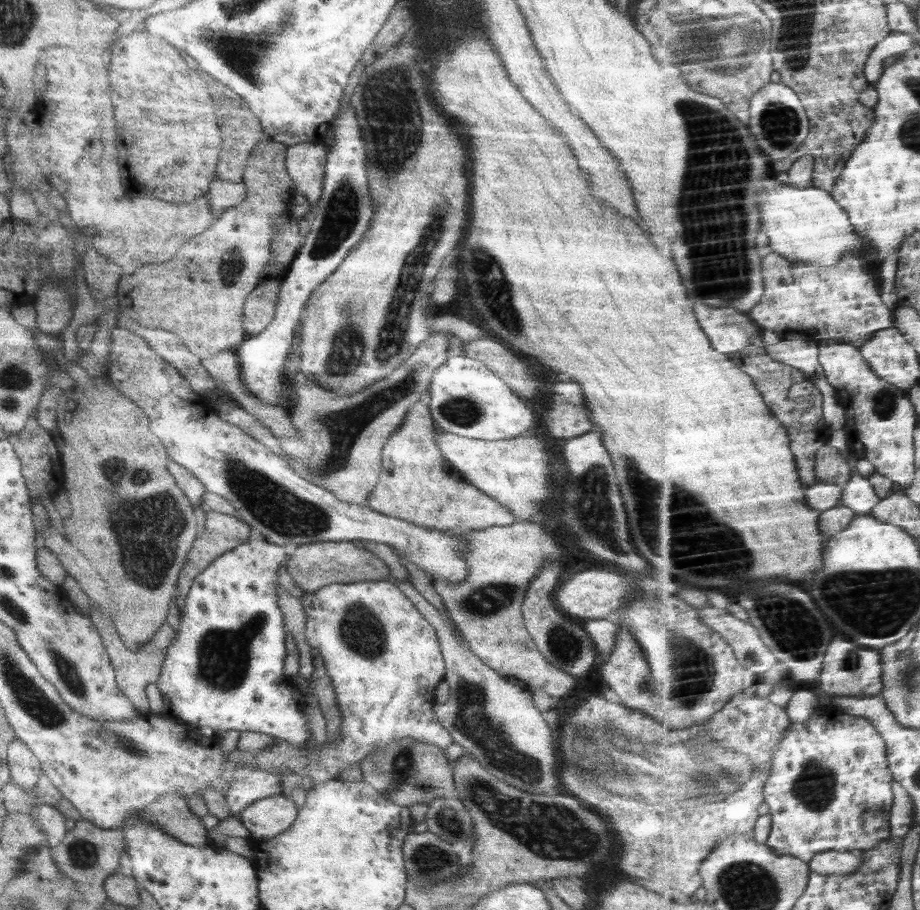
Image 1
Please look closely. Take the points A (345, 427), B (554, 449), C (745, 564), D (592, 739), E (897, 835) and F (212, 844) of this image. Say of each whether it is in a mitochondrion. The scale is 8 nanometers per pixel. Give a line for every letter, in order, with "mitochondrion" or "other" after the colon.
A: mitochondrion
B: other
C: mitochondrion
D: mitochondrion
E: other
F: other

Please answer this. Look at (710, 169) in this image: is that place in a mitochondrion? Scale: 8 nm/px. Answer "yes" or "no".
yes

